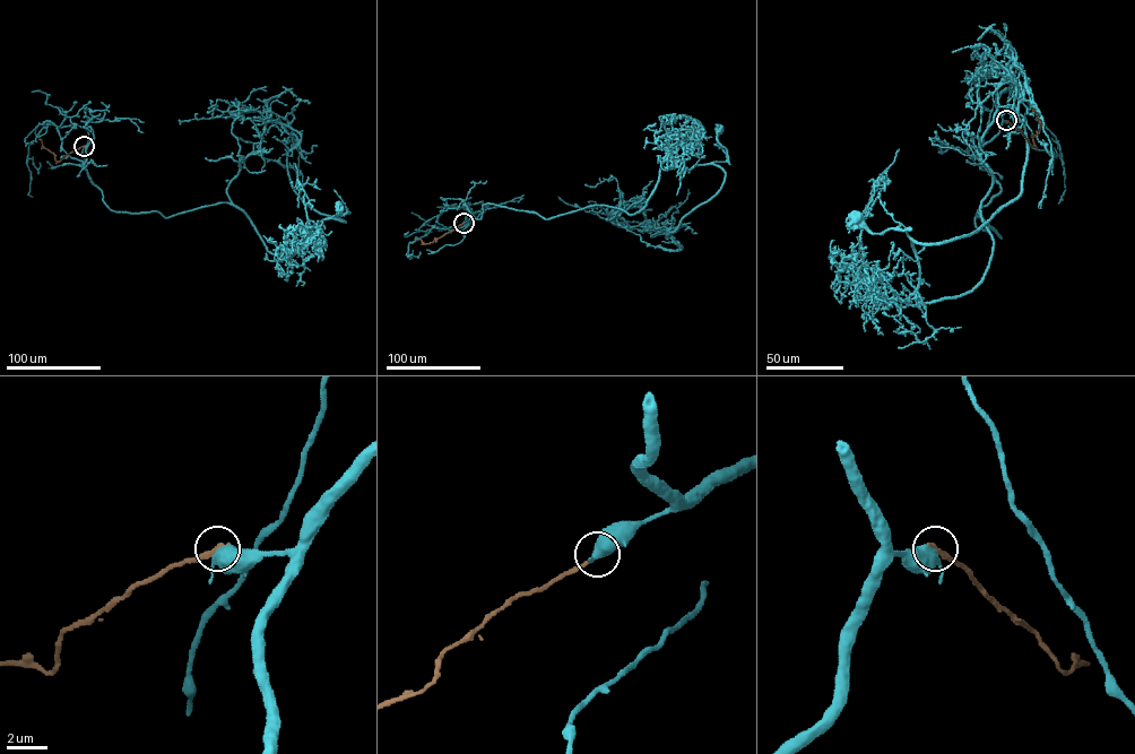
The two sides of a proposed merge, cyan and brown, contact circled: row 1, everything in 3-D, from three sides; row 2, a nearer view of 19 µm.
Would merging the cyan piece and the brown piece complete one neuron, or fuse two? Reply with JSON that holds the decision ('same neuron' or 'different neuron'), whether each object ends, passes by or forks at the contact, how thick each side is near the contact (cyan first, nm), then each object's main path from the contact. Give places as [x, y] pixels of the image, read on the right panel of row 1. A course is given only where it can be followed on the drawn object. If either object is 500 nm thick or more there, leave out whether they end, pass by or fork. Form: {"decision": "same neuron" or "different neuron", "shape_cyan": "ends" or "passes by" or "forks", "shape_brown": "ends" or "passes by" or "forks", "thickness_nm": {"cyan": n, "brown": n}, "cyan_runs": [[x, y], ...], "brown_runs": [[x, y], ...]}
{"decision": "different neuron", "shape_cyan": "passes by", "shape_brown": "ends", "thickness_nm": {"cyan": 480, "brown": 280}, "cyan_runs": [[1006, 120], [971, 289], [909, 305], [907, 230], [859, 217]], "brown_runs": [[1006, 120], [1033, 146], [1032, 137], [1041, 123], [1031, 107]]}

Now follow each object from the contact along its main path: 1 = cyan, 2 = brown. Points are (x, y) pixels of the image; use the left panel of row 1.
1: (84, 146), (110, 209), (169, 217), (233, 204), (280, 259), (318, 223), (348, 213), (338, 215), (339, 206)
2: (84, 146), (57, 162), (39, 138)

